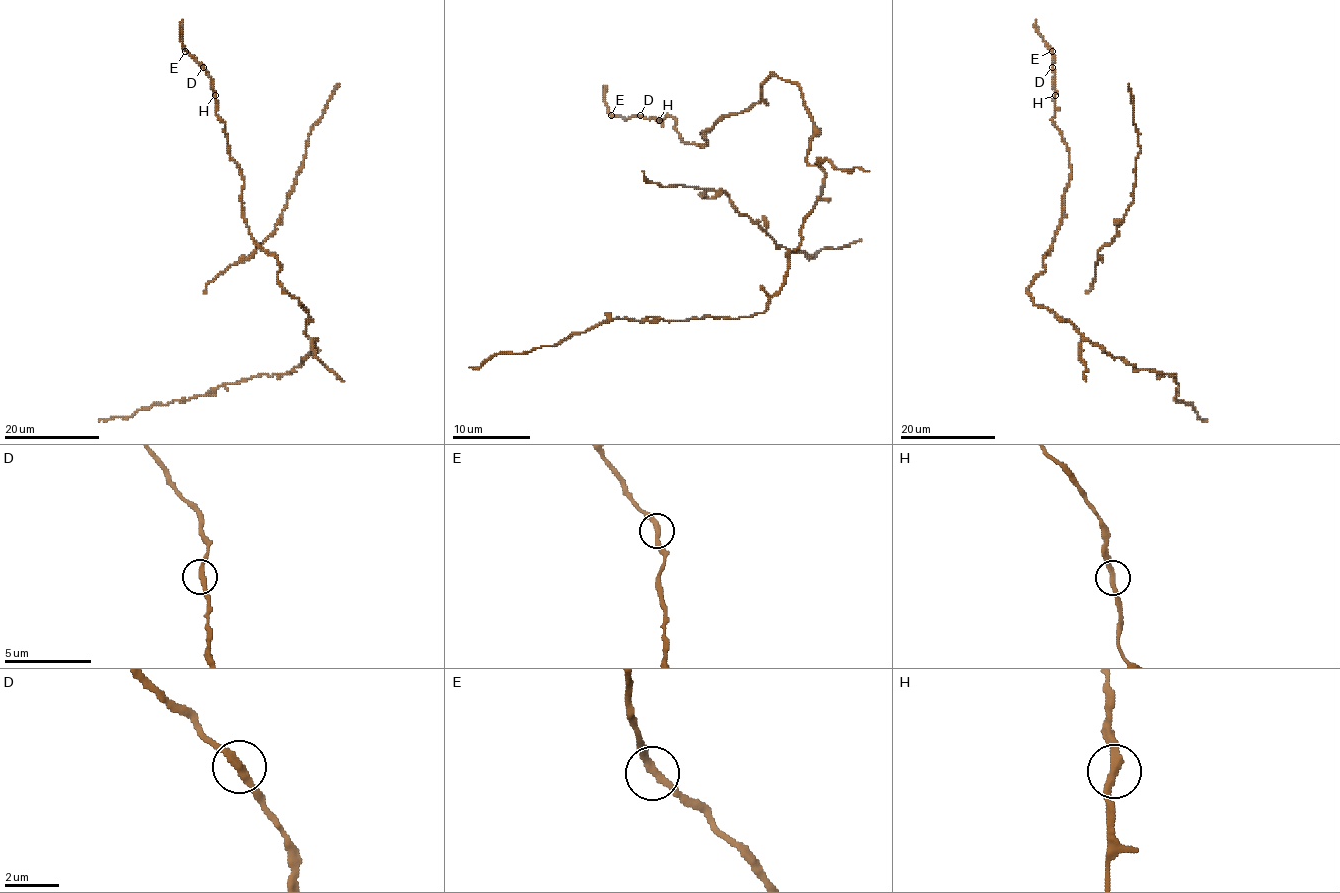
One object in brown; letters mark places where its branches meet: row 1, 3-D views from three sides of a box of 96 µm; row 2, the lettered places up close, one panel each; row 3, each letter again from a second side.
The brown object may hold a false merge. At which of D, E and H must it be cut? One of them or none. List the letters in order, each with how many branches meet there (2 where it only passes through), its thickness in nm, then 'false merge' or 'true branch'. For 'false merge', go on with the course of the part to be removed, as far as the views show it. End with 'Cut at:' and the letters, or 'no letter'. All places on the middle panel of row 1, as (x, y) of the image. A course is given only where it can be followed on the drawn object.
D: 2 | 280 nm | true branch
E: 2 | 280 nm | true branch
H: 2 | 280 nm | true branch
Cut at: no letter

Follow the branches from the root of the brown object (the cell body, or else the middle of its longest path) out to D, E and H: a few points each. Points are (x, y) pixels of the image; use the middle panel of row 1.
D: (803, 105), (797, 84), (772, 76), (766, 103), (725, 115), (702, 146), (683, 142), (671, 117), (640, 115)
E: (803, 105), (797, 84), (772, 76), (766, 103), (725, 115), (702, 146), (683, 142), (671, 117), (611, 115)
H: (803, 105), (797, 84), (772, 76), (766, 103), (725, 115), (702, 146), (659, 121)

